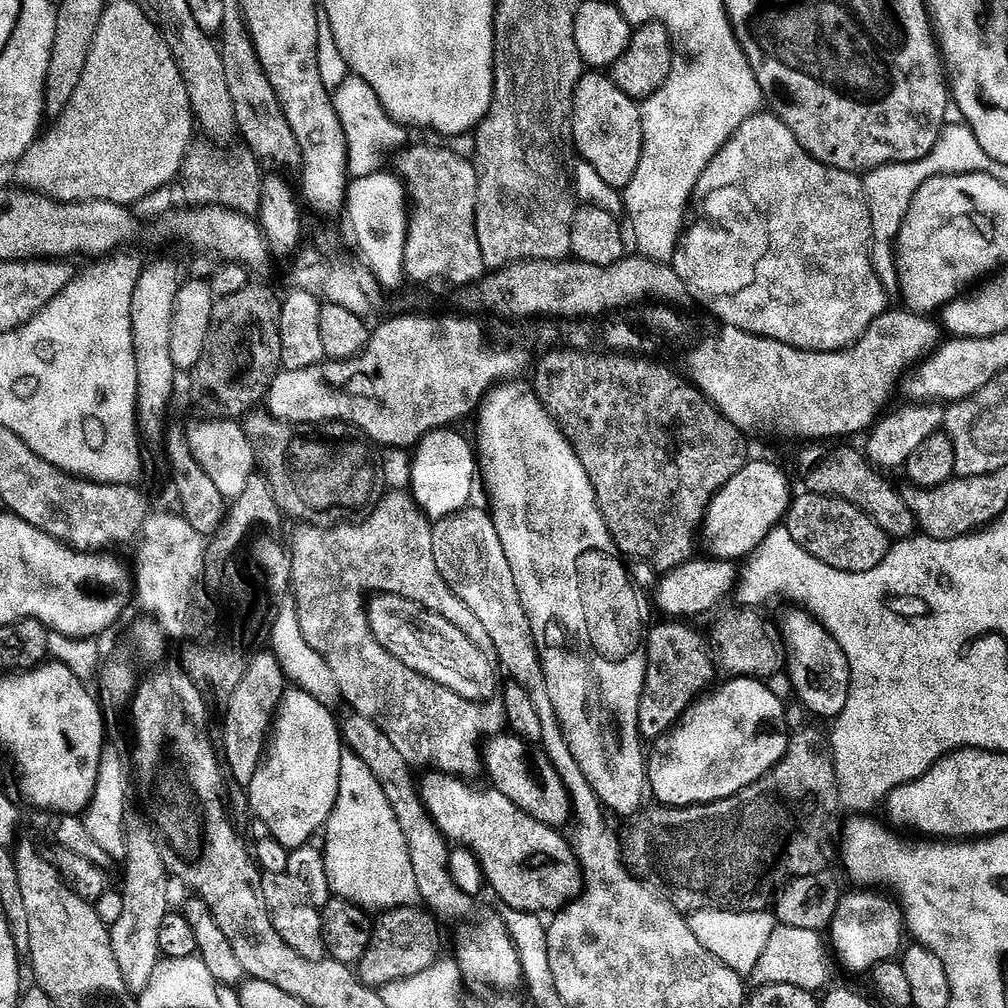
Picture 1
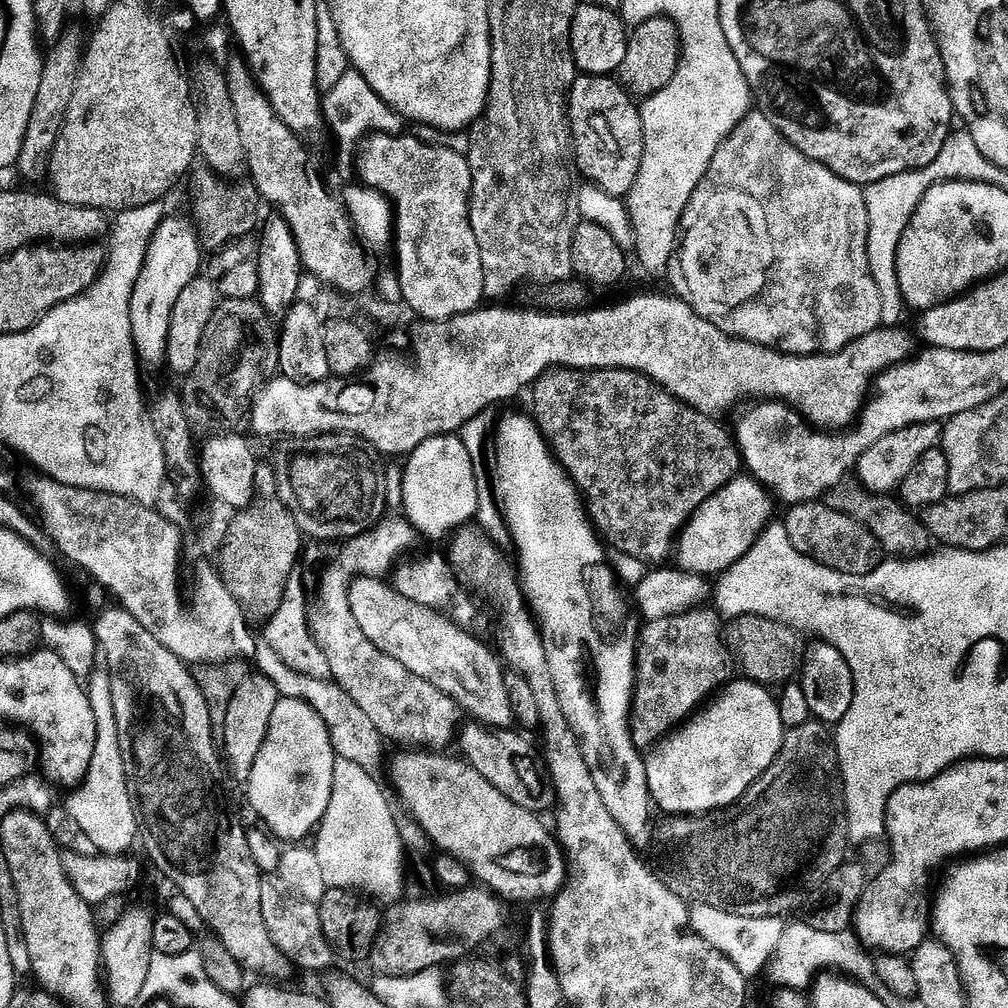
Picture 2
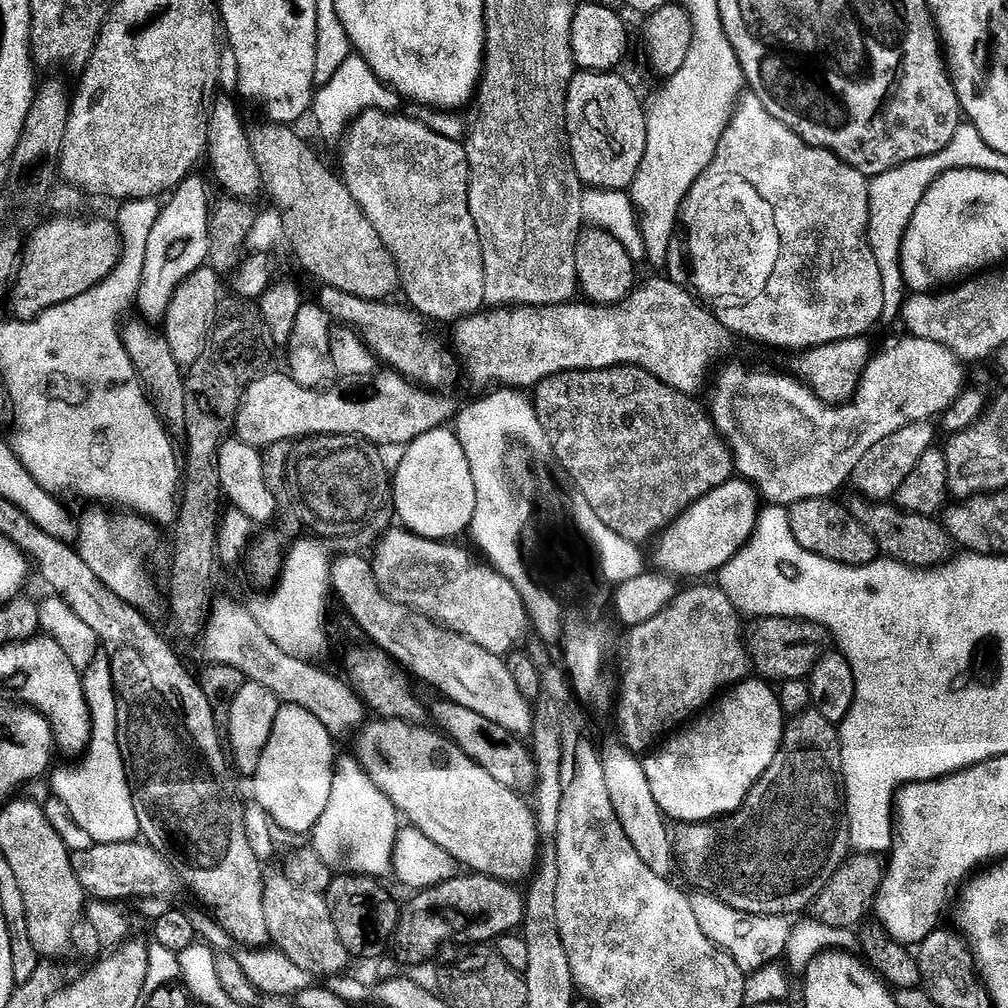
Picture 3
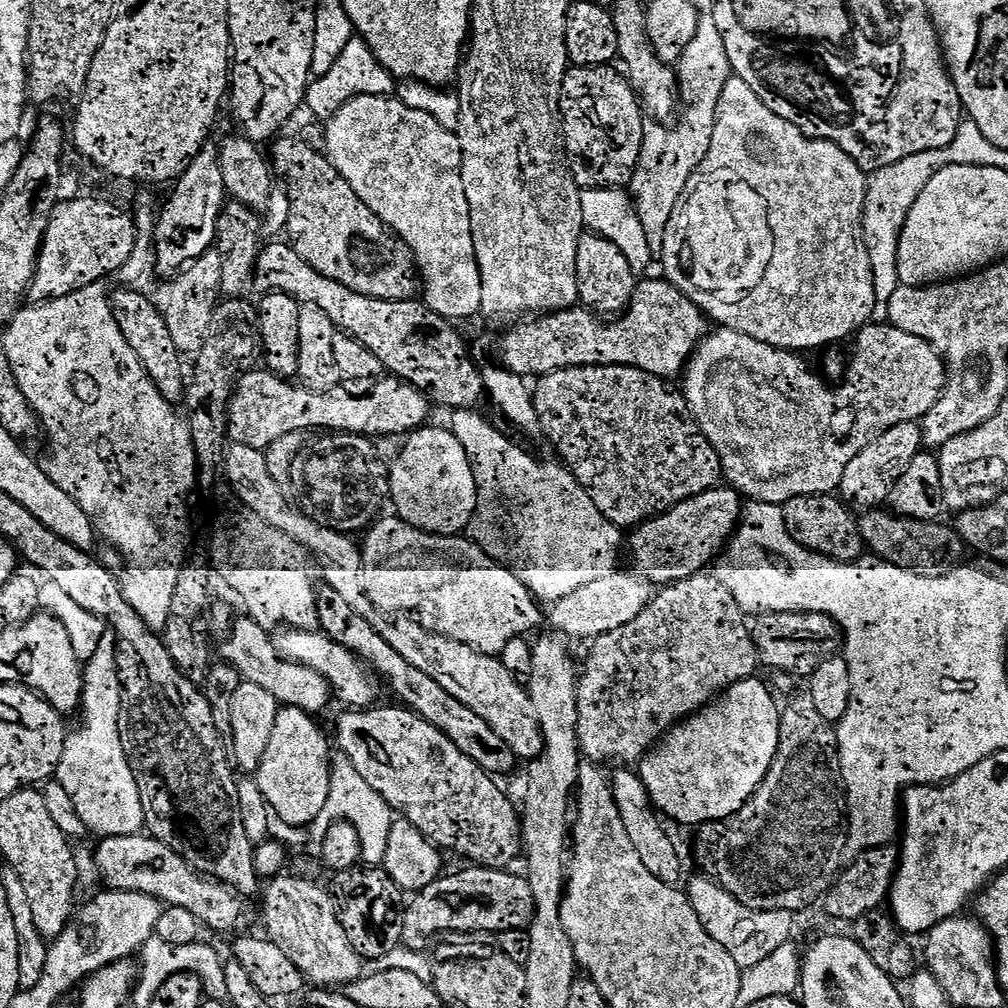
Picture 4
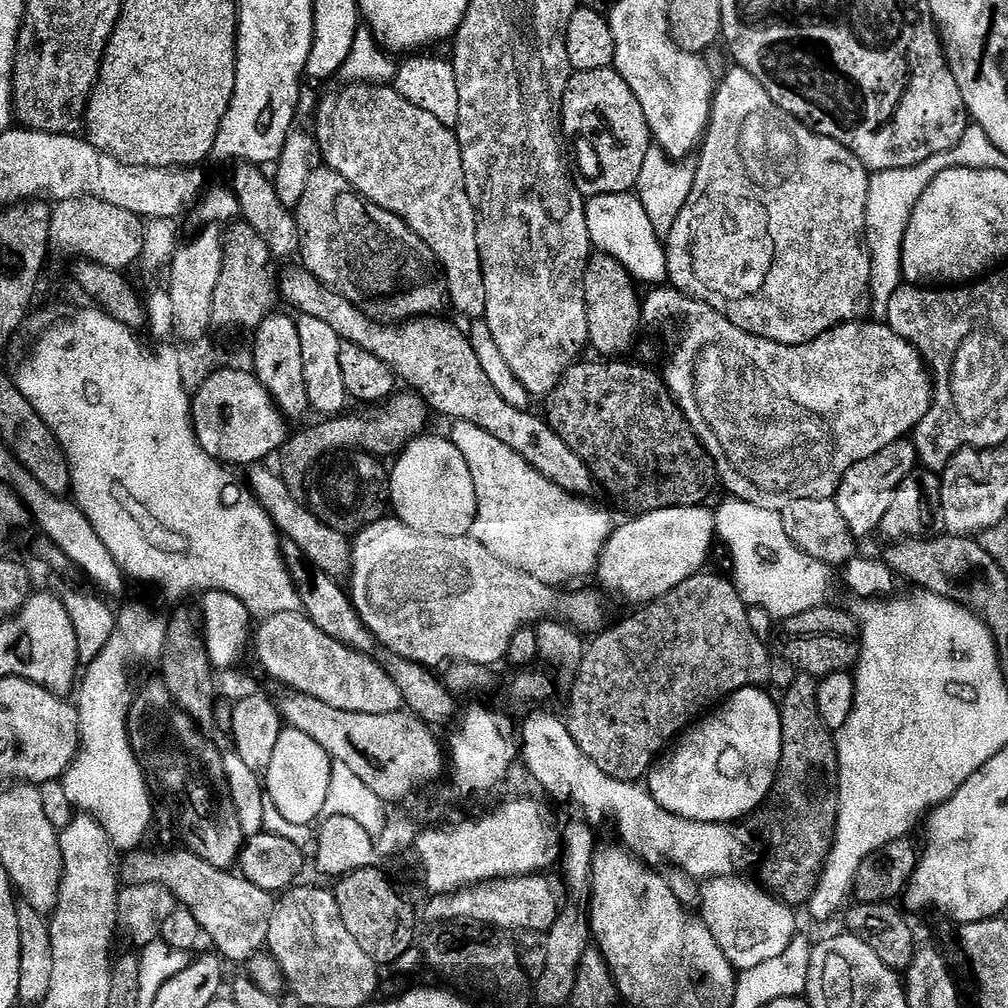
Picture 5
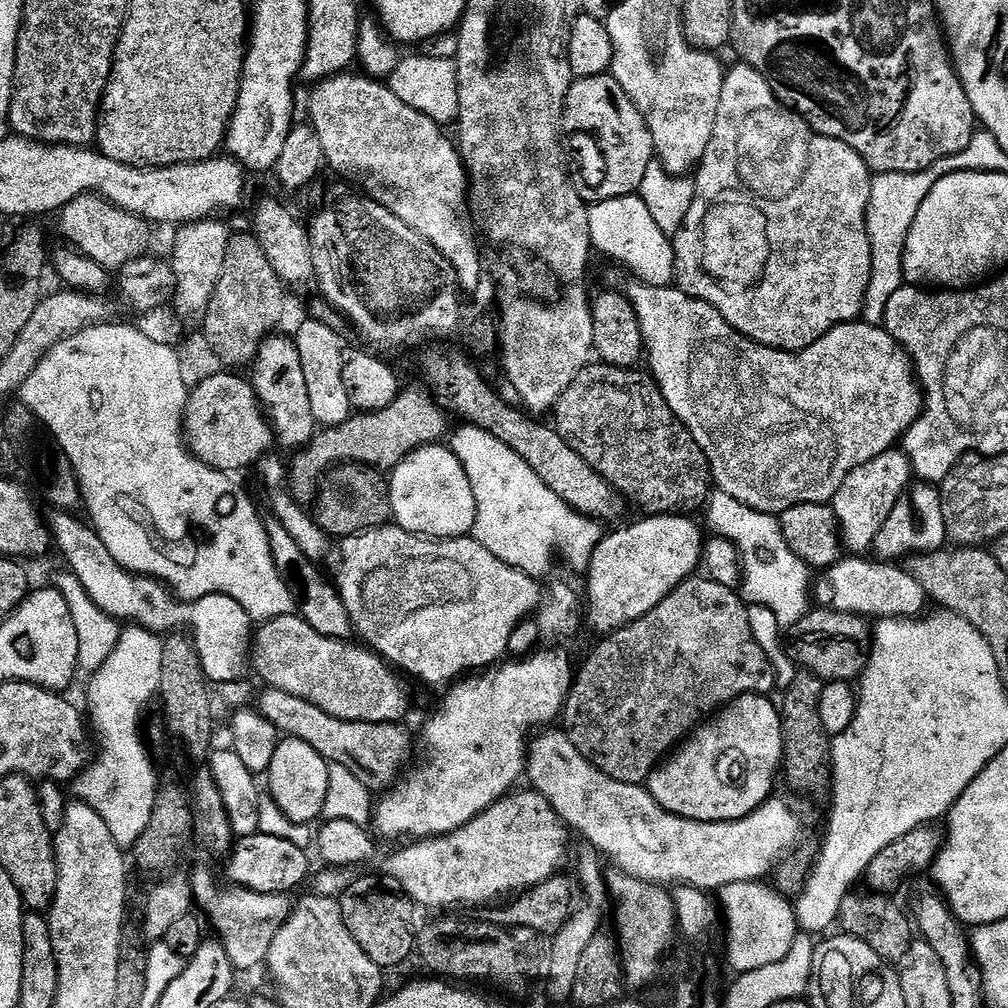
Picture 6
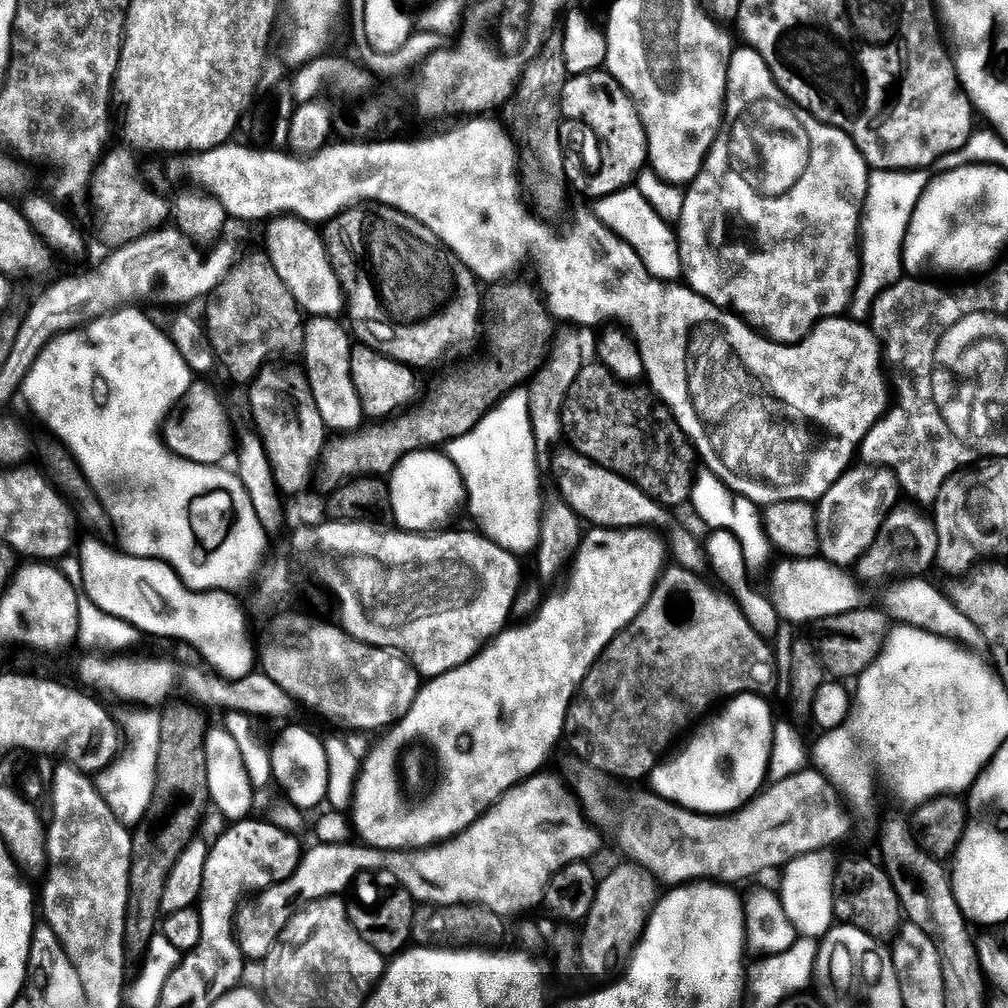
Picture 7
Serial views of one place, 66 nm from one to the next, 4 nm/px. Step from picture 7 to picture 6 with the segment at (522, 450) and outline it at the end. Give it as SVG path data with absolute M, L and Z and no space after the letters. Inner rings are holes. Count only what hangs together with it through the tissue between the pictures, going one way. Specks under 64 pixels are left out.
M466 424L463 426L464 428L460 429L456 434L454 432L451 435L450 441L452 440L452 442L450 442L450 448L454 451L457 459L459 459L461 465L463 466L475 498L476 514L472 531L473 539L475 539L484 548L490 550L490 552L494 554L495 557L498 557L500 561L506 562L507 565L518 569L520 572L535 580L545 579L553 571L553 568L555 567L555 565L553 565L554 558L557 552L562 552L568 558L577 557L580 559L580 562L588 559L589 556L592 555L592 551L598 543L598 537L602 532L602 529L600 529L601 525L591 517L581 515L580 513L574 511L573 508L569 507L568 504L562 502L556 494L546 487L546 485L541 481L540 476L532 470L531 466L525 462L520 455L513 451L509 444L505 444L505 442L499 437L493 435L487 429L481 428L479 425Z

